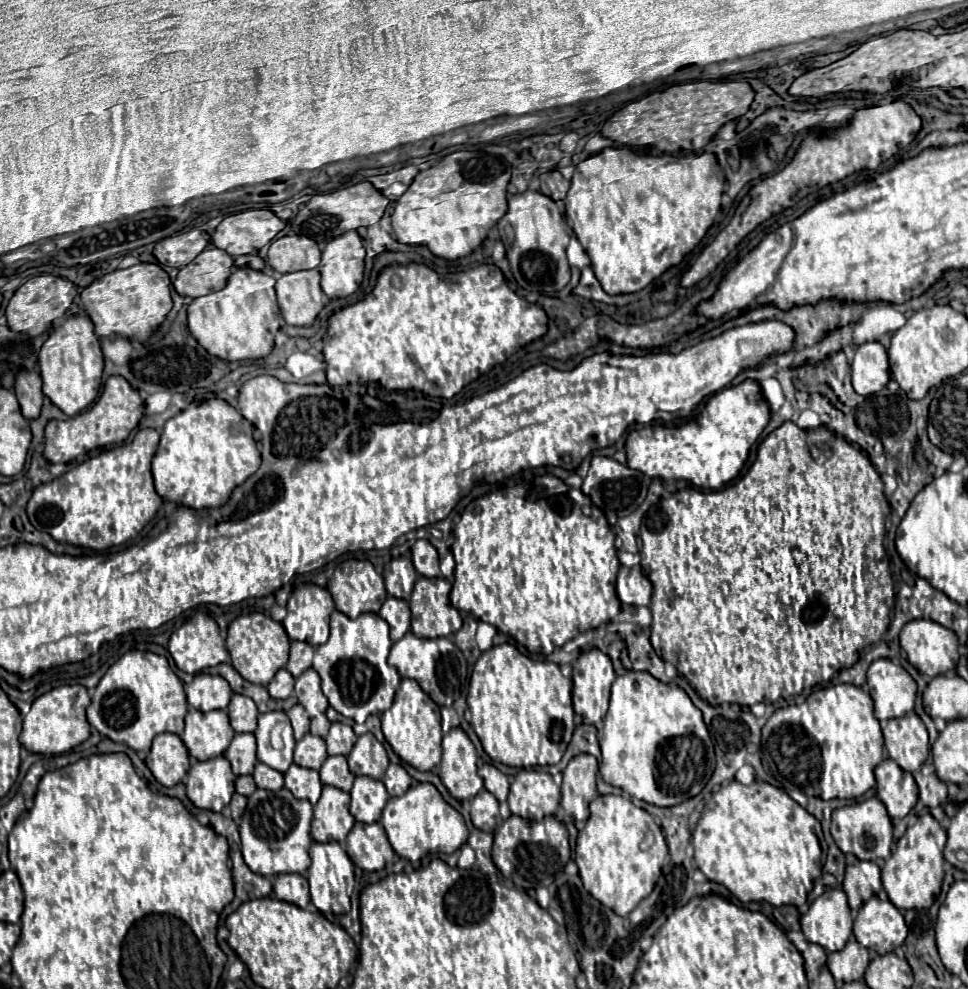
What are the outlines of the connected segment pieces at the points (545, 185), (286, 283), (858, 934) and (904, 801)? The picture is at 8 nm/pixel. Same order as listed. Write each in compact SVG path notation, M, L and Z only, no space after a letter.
M549 171L539 176L540 191L554 201L565 199L570 188L570 181L565 181L559 171Z
M317 269L295 271L277 279L277 301L287 325L311 327L315 323L325 305L319 281L321 273Z
M873 895L859 909L853 935L863 947L883 955L903 945L907 925L901 911L889 899L879 899L879 895Z
M885 759L875 767L875 779L877 797L885 803L889 817L903 819L919 797L913 775L903 771L893 759Z

